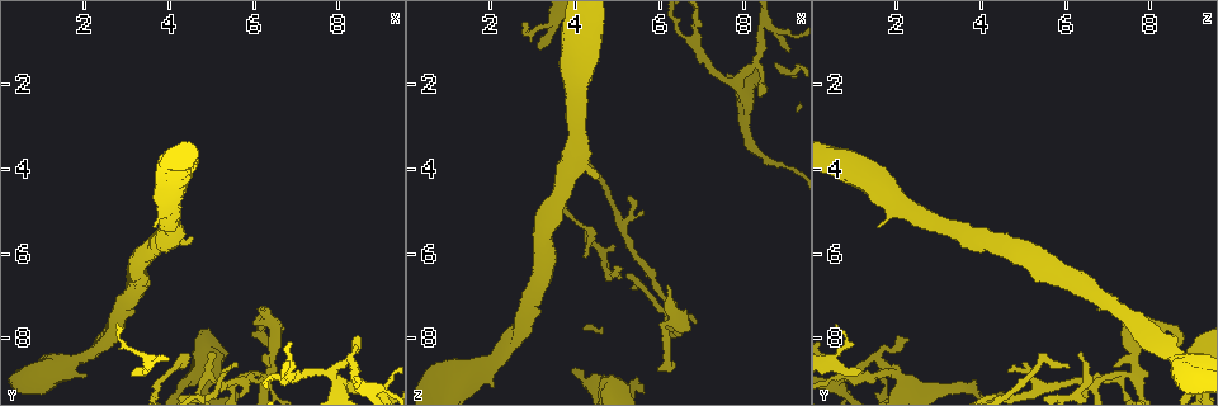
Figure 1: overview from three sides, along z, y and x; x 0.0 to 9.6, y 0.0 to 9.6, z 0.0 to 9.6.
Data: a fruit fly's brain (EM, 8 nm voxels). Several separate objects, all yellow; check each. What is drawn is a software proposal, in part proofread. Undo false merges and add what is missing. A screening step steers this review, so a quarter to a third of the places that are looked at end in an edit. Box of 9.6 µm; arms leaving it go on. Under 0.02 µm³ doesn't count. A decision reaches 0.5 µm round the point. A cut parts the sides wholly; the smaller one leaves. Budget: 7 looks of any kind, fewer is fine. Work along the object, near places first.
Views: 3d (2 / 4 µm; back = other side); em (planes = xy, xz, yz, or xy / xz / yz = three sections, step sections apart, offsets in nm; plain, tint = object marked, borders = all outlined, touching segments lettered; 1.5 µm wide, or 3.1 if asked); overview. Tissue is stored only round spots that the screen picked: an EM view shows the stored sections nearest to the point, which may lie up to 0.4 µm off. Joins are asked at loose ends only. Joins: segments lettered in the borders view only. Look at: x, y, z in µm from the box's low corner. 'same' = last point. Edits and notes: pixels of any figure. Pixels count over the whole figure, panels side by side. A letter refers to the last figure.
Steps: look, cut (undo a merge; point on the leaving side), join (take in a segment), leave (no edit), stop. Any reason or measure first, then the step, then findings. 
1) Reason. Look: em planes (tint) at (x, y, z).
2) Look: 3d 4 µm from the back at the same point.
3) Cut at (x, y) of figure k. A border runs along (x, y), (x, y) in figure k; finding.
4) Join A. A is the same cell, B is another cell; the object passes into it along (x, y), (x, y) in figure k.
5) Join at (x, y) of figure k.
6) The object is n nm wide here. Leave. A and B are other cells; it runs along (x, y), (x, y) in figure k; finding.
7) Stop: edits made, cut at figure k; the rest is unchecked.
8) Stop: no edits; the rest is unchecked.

Thick turns thin. Look: em yz step 4 (borders) at (6.35, 8.90, 7.65).

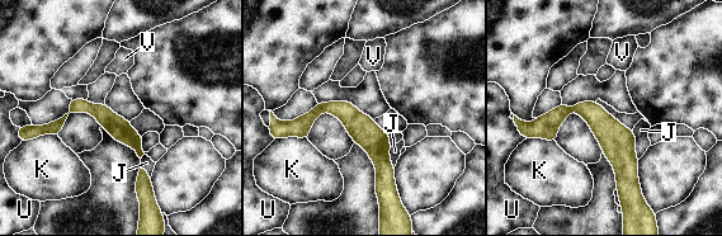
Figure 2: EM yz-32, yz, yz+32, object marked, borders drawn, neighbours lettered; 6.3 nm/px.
Cut at (300, 127) of figure 2. J, K, U and V are other cells; a second neuron is stuck on.

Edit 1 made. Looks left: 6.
Redraw. Look: overview.

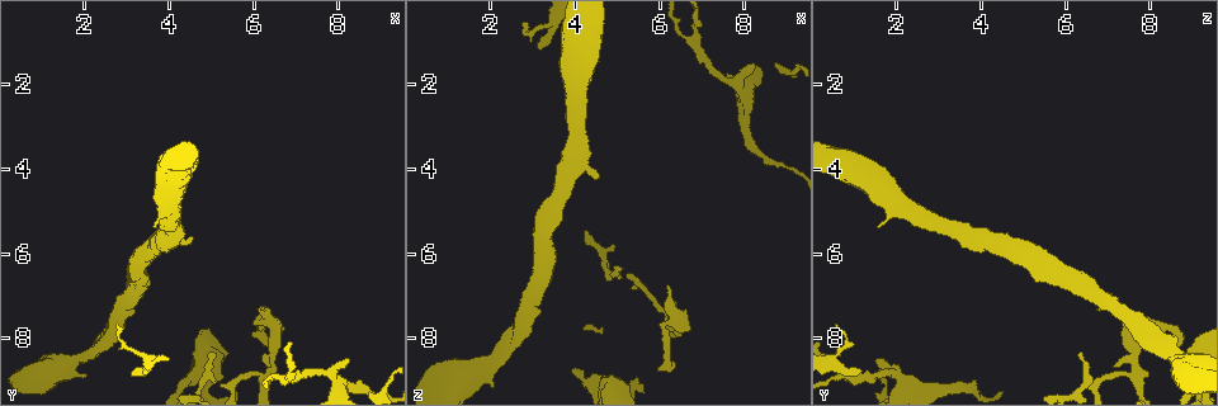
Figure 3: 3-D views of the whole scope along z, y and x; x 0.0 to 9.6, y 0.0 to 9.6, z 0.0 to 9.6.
Thick turns thin. Look: em yz step 4 (tint) at (1.65, 8.60, 8.65).

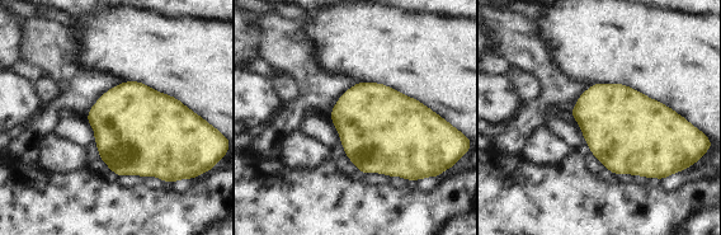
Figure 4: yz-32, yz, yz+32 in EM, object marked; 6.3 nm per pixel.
Another direction. Look: em planes (tint) at the same point.

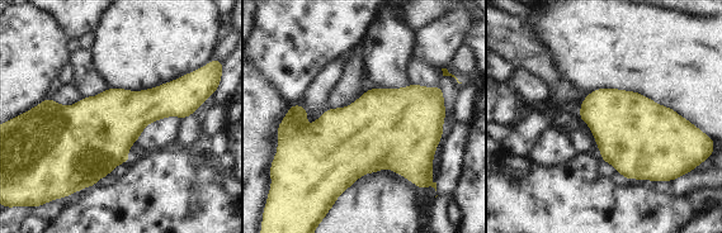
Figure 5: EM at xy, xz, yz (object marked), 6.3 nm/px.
What lies round it. Look: em planes (borders) at the same point.

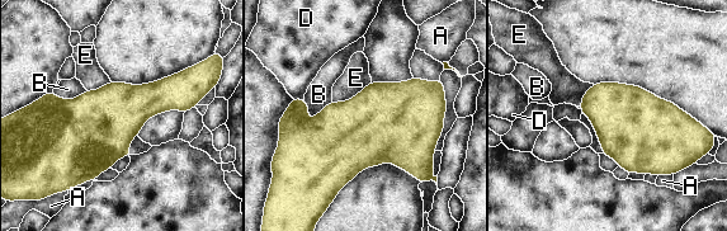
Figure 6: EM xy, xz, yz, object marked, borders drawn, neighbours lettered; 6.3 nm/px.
The longest contact is with E, 280 nm. Leave. A, B, D and E are other cells; one neuron here.

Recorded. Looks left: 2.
Side arm on a straight run. Look: 3d 4 µm at (6.80, 8.85, 0.95).

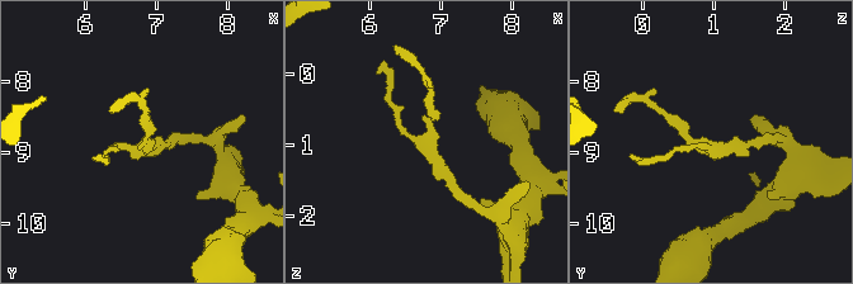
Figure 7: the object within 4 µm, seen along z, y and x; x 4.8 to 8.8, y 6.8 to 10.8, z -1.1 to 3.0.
Shape alone is not enough. Look: em planes (borders) at (6.85, 8.90, 0.95).

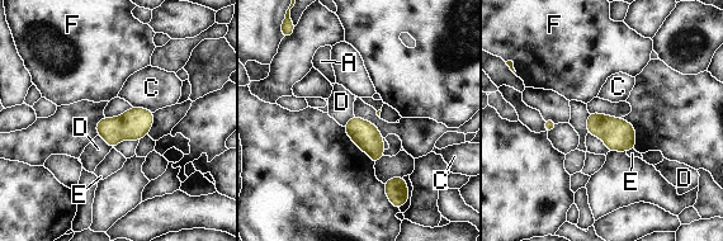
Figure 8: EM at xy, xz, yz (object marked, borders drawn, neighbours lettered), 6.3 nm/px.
The object is 100 nm wide here; the longest contact is with C, 150 nm. Leave. A, C, D, E and F are other cells; one neuron here.

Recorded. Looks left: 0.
Stop: edits made, cut at figure 2; the rest is unchecked.

